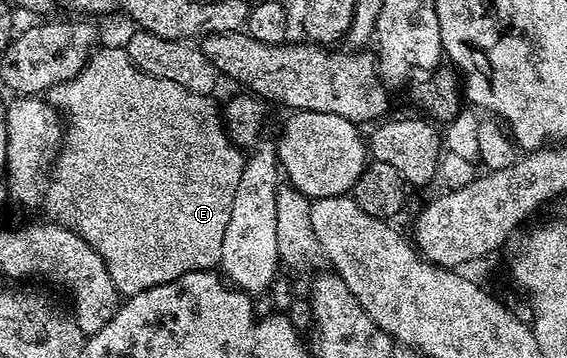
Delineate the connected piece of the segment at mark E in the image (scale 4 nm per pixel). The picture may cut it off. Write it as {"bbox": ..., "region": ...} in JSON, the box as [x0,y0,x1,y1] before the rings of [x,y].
{"bbox":[44,48,244,298],"region":[[[95,48],[87,59],[83,69],[70,81],[55,85],[48,93],[48,100],[59,113],[68,118],[64,129],[64,144],[54,158],[52,176],[49,178],[44,194],[44,206],[51,213],[53,220],[59,225],[73,229],[102,256],[108,267],[108,275],[112,275],[112,283],[116,283],[119,294],[123,298],[136,295],[140,291],[148,291],[152,287],[160,287],[169,281],[180,279],[180,275],[188,275],[192,271],[214,271],[222,264],[222,244],[224,231],[228,228],[228,215],[232,207],[232,199],[236,195],[236,183],[242,178],[244,153],[235,145],[226,131],[220,105],[210,95],[194,93],[190,89],[180,87],[180,83],[161,81],[159,77],[140,71],[132,63],[125,48]]]}

